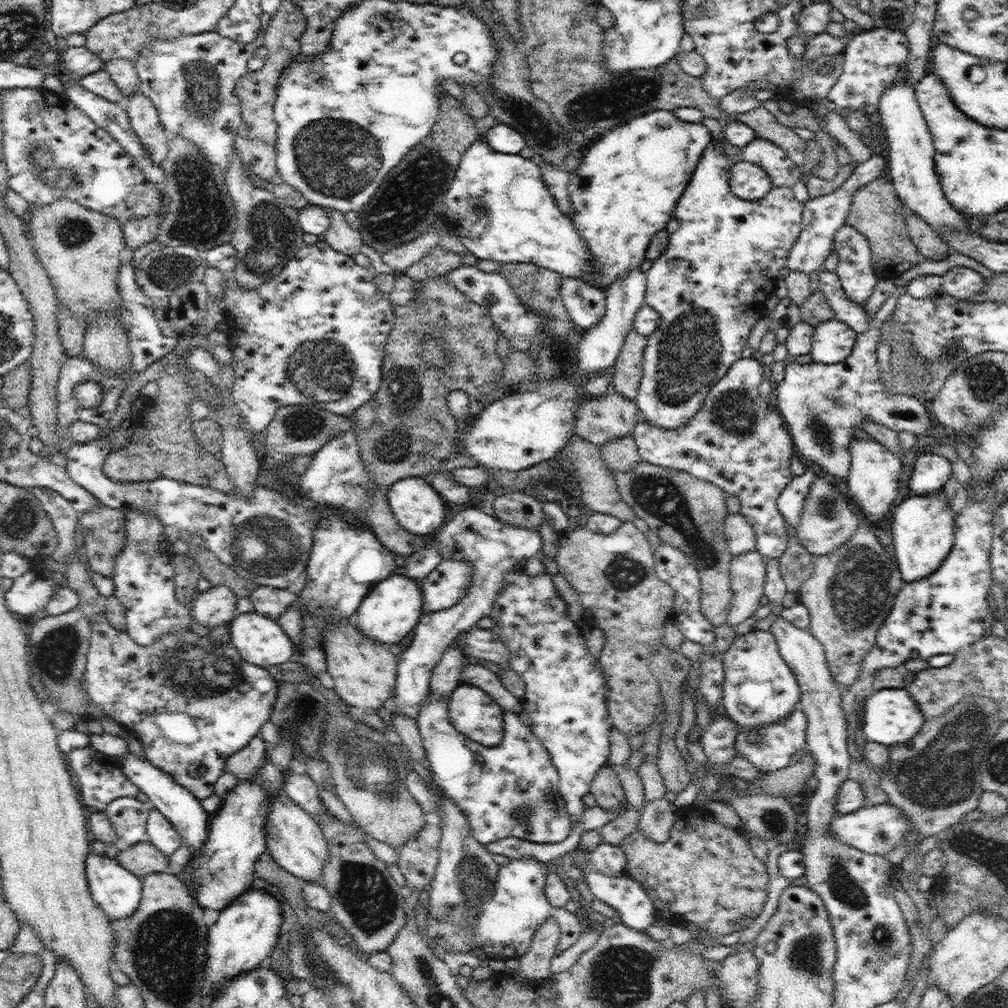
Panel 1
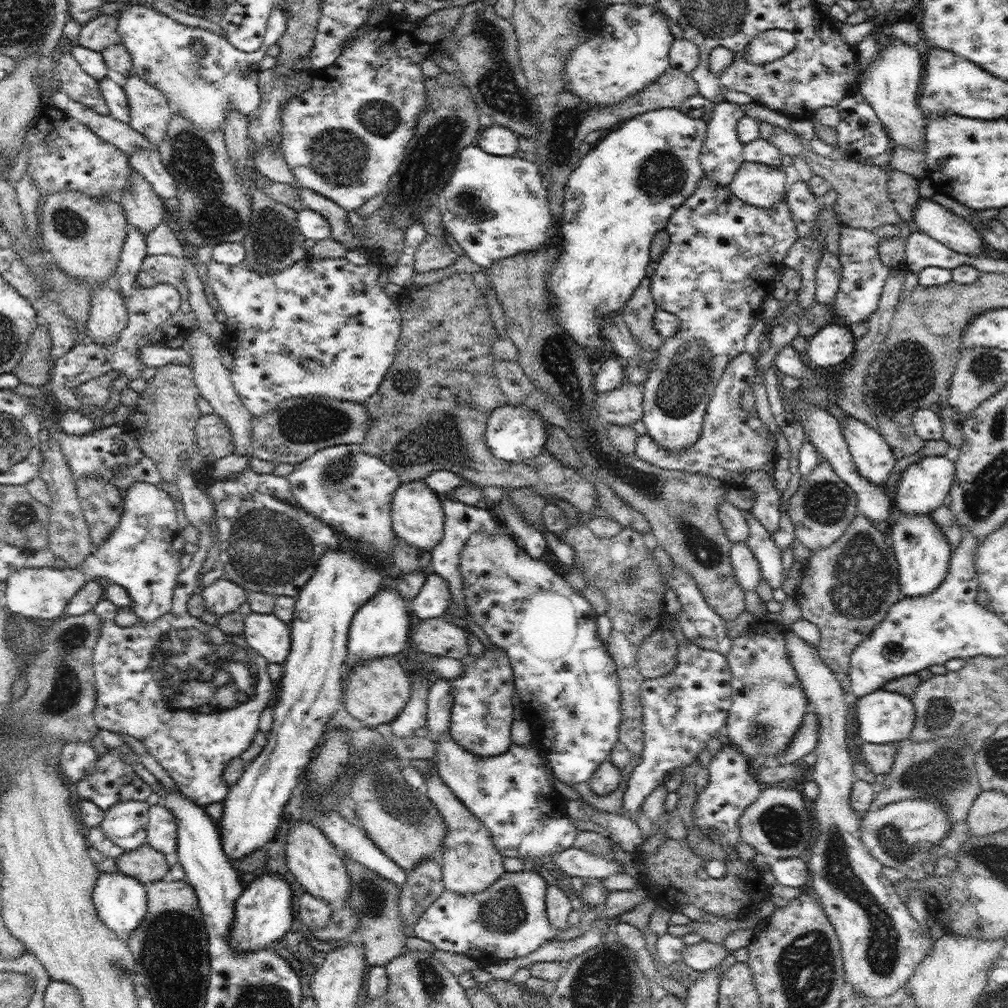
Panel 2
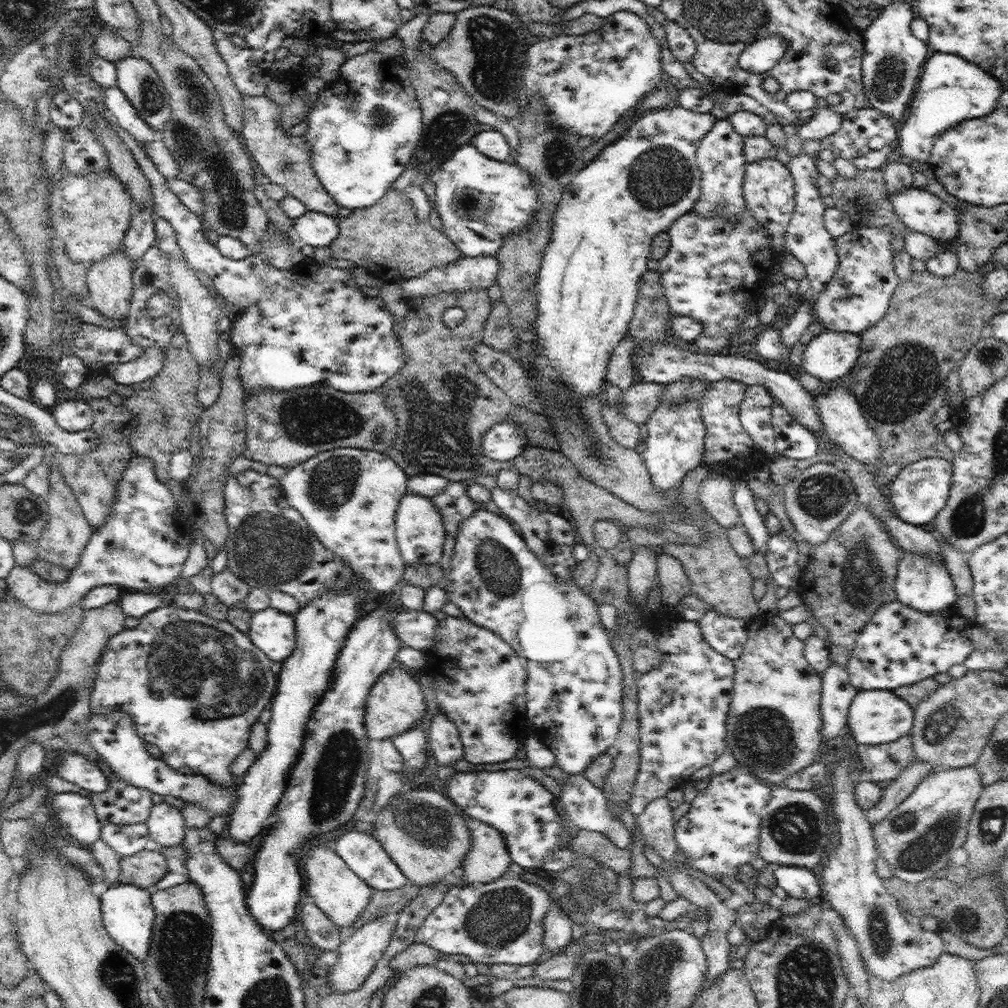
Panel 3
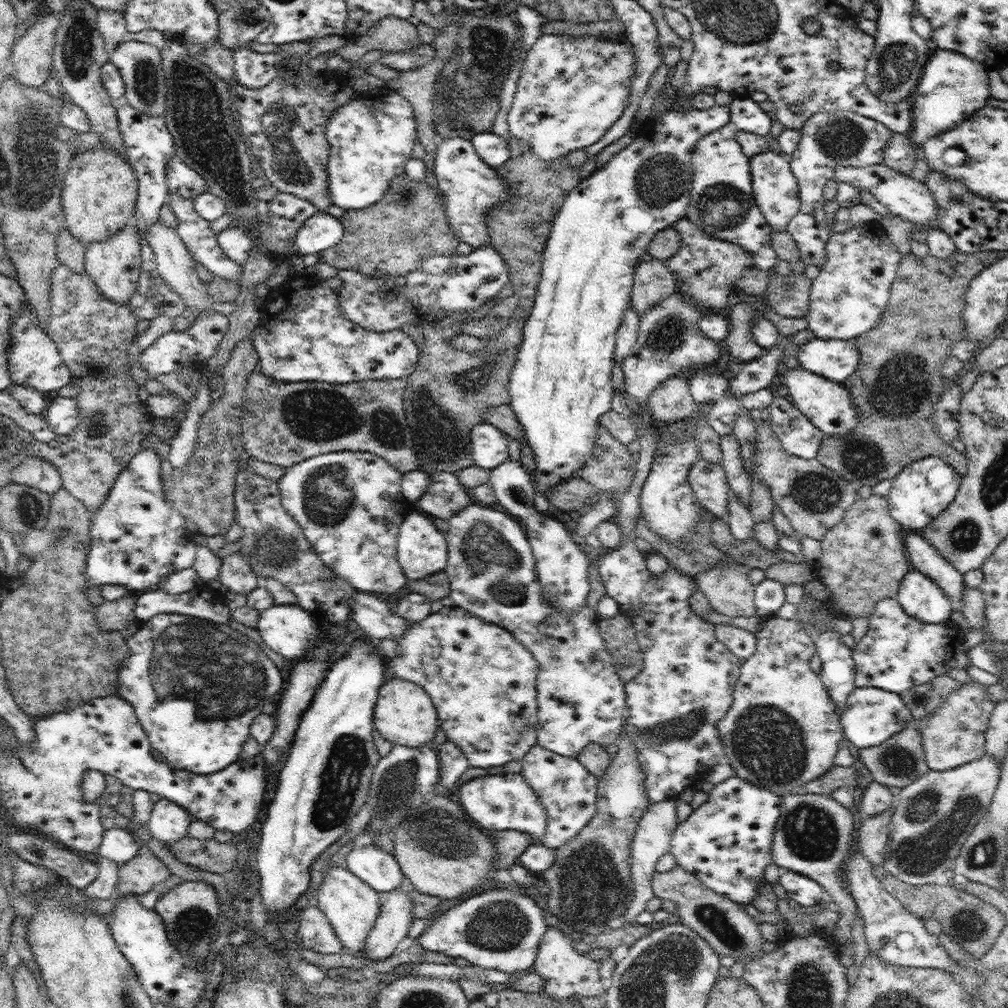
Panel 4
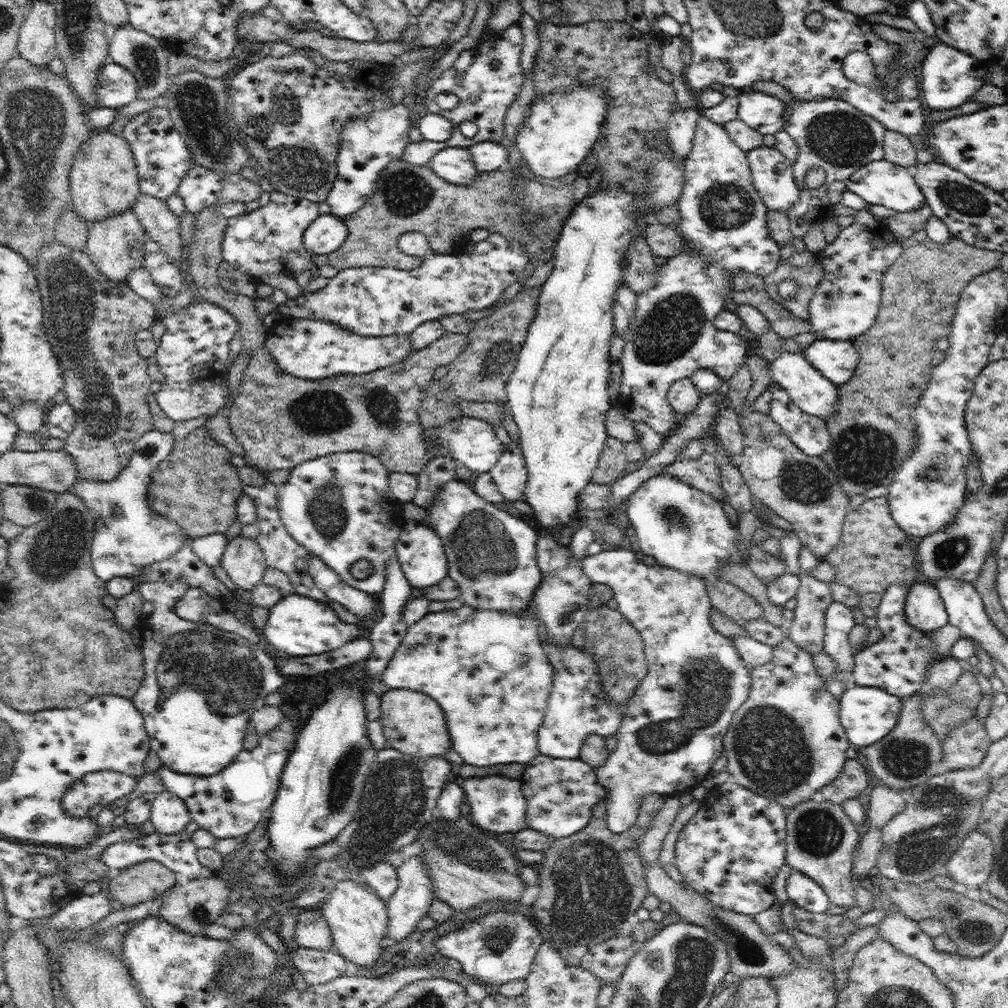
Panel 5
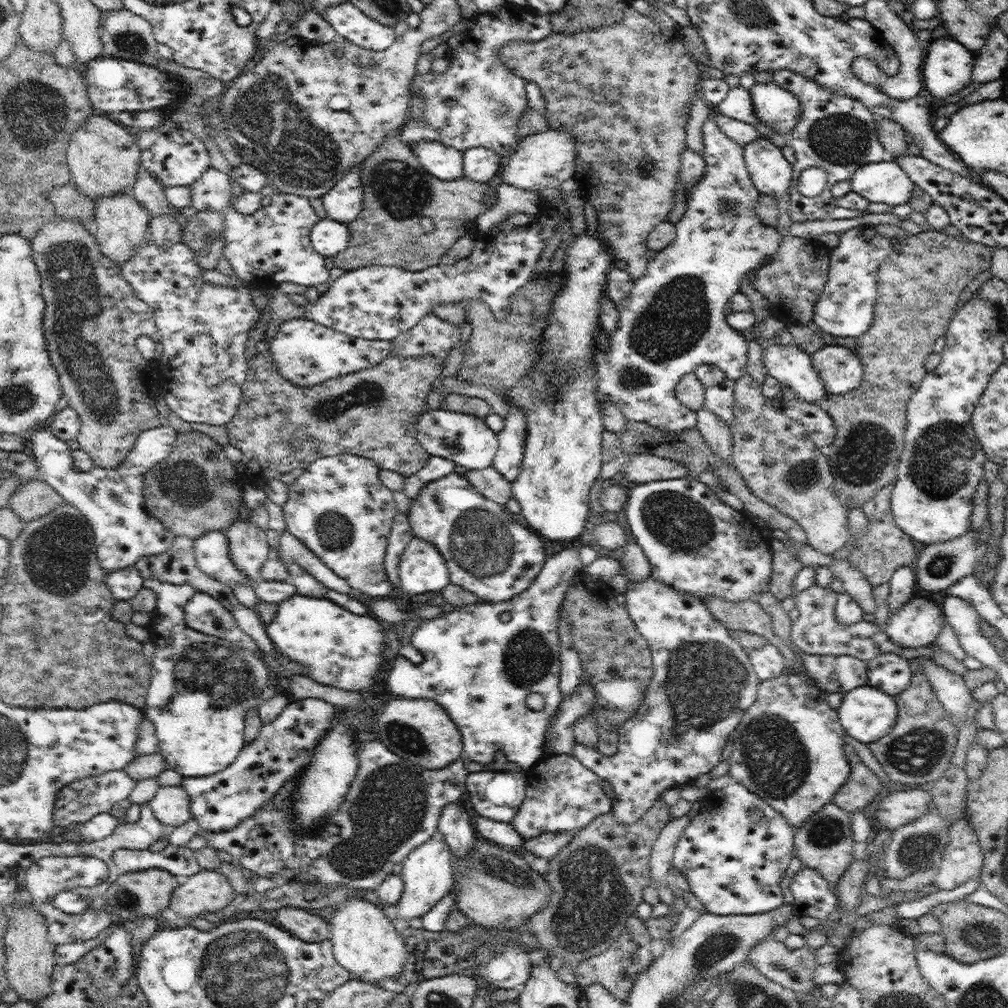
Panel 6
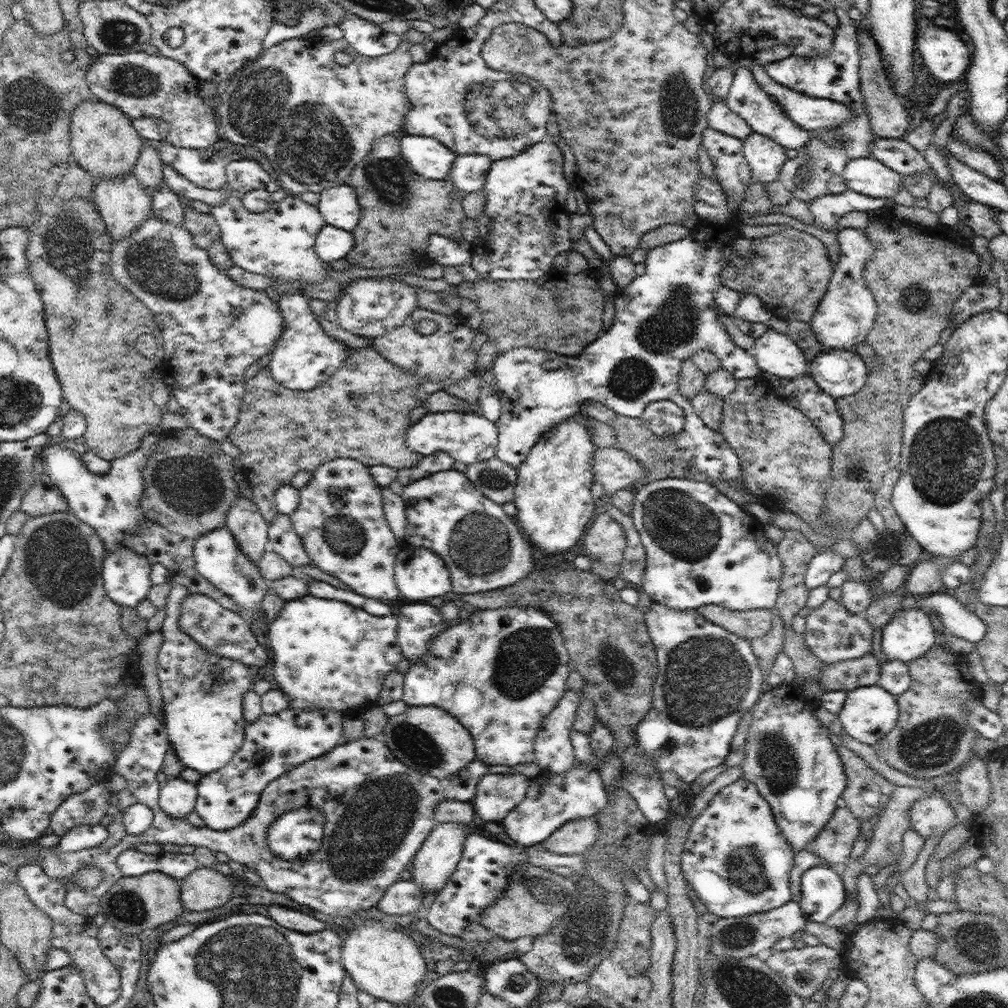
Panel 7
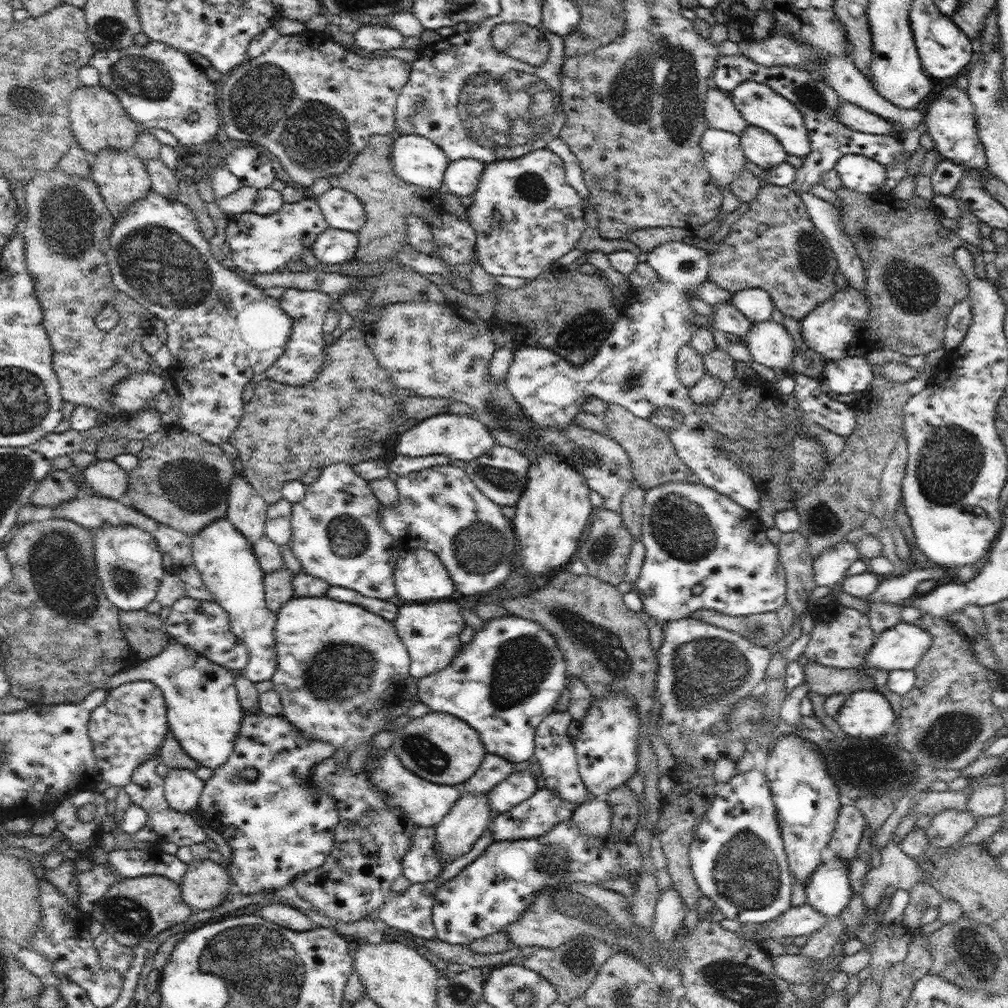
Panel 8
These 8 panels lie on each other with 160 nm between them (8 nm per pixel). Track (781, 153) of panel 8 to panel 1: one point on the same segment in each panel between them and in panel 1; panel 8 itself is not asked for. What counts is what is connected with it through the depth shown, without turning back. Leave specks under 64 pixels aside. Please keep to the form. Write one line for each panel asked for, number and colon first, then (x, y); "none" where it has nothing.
1: (748, 181)
2: (761, 185)
3: (769, 189)
4: (775, 190)
5: (771, 172)
6: (771, 173)
7: (766, 157)

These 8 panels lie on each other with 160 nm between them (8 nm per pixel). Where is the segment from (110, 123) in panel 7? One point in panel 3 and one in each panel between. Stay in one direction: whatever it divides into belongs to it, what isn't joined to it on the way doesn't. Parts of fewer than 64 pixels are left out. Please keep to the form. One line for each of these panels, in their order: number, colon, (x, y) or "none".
3: (91, 213)
4: (99, 196)
5: (103, 179)
6: (104, 158)

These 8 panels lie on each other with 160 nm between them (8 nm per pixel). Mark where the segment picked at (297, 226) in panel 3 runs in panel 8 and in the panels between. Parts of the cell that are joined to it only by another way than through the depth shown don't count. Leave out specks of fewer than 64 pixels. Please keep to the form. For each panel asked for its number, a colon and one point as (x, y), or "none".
4: (321, 231)
5: (327, 233)
6: (328, 237)
7: (331, 243)
8: (334, 246)

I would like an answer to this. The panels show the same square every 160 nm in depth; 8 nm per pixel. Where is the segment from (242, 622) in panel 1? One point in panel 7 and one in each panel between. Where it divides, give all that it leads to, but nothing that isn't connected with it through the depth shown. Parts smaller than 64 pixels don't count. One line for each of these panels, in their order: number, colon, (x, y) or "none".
2: (270, 637)
3: (273, 632)
4: (289, 630)
5: (298, 625)
6: (340, 649)
7: (327, 655)

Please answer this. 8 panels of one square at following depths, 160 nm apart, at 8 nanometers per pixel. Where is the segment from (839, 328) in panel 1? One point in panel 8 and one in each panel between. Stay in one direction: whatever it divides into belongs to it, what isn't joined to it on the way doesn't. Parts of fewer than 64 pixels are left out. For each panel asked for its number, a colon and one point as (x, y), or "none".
2: (833, 345)
3: (830, 355)
4: (836, 360)
5: (837, 361)
6: (841, 370)
7: (840, 373)
8: (852, 374)

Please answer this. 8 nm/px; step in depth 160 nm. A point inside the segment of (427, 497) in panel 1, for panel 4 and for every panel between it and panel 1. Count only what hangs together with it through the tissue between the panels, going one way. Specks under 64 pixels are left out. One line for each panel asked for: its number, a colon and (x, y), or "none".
2: (417, 515)
3: (419, 530)
4: (421, 547)

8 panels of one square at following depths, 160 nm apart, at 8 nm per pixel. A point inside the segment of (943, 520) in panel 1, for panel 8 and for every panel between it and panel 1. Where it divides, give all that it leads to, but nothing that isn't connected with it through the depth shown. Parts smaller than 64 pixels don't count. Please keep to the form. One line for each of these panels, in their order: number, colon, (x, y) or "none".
2: (922, 552)
3: (923, 583)
4: (919, 596)
5: (924, 609)
6: (919, 622)
7: (910, 634)
8: (901, 647)

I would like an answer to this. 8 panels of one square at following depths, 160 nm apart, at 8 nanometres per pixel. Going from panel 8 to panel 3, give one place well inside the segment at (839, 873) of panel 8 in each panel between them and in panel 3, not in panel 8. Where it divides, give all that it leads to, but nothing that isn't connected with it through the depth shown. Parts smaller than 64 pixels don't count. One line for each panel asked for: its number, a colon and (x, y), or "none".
3: (798, 882)
4: (806, 892)
5: (805, 893)
6: (813, 896)
7: (823, 893)

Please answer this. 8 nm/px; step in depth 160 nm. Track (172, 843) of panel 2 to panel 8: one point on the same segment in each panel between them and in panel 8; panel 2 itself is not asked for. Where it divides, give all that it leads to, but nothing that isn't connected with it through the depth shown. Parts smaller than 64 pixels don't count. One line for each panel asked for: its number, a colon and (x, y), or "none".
3: (166, 826)
4: (169, 822)
5: (169, 815)
6: (171, 805)
7: (177, 797)
8: (183, 789)

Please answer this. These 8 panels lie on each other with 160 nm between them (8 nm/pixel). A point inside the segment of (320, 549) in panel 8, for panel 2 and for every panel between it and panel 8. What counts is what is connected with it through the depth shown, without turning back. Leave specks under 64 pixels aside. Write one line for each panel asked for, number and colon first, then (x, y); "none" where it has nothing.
2: (351, 491)
3: (348, 496)
4: (349, 504)
5: (339, 506)
6: (338, 507)
7: (340, 519)

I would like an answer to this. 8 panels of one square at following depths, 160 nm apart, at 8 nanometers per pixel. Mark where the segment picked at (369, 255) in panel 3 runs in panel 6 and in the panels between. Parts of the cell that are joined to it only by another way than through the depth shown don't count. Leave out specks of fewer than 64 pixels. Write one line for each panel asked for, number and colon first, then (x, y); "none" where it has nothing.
4: (389, 238)
5: (408, 198)
6: (397, 192)

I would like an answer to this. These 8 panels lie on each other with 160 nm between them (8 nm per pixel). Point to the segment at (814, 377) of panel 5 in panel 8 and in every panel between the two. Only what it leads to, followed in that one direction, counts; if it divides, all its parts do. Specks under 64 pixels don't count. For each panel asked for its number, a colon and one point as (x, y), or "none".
6: (792, 367)
7: (775, 353)
8: (770, 345)

